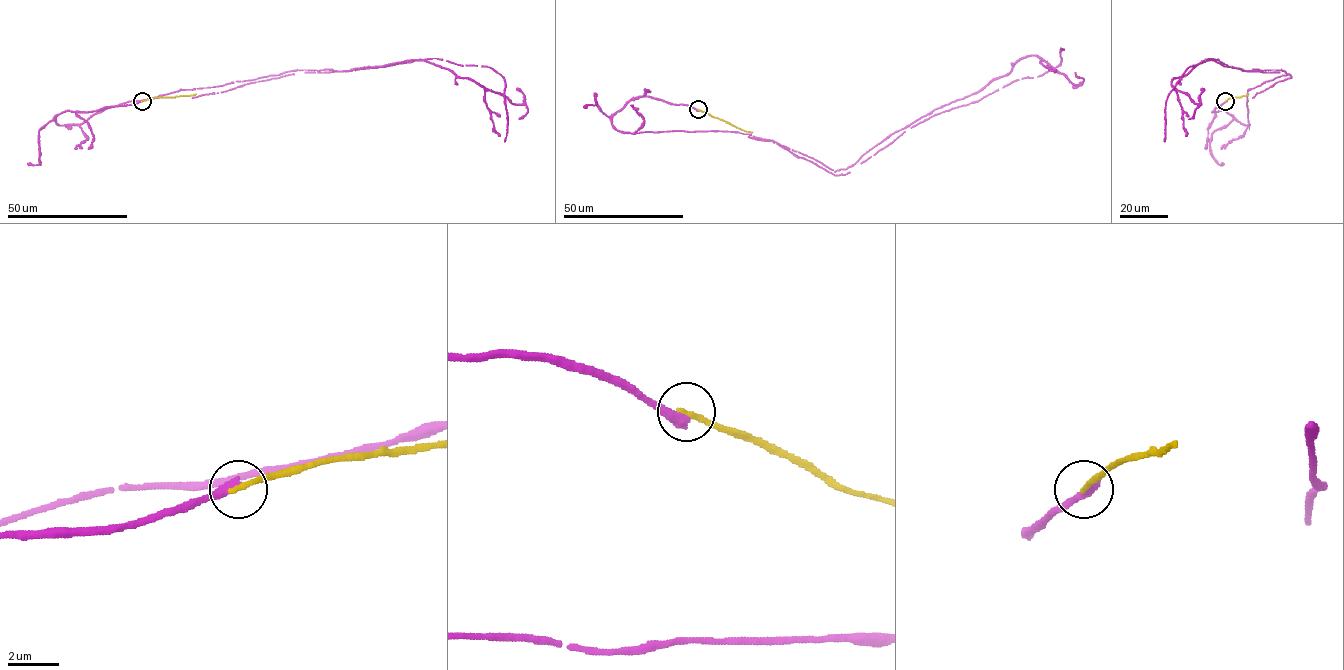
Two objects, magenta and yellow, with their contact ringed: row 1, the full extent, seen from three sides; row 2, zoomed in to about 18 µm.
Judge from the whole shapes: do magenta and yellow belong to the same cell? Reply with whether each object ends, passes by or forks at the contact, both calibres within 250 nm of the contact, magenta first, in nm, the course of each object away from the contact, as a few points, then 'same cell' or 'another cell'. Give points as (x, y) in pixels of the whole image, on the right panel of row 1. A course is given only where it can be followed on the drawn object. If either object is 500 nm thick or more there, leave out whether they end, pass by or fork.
magenta ends | yellow ends | 420/220 nm | magenta via (1226, 101), (1212, 112), (1249, 124), (1248, 90), (1287, 75), (1210, 58), (1189, 66), (1167, 97), (1164, 141) | yellow via (1226, 101), (1248, 94) | another cell

